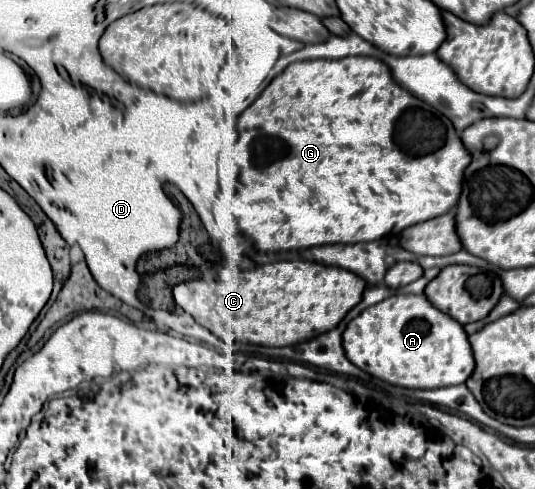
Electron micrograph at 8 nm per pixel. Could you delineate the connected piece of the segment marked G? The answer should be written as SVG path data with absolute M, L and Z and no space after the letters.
M345 57L341 61L301 61L291 63L281 75L277 75L269 87L261 93L261 97L241 113L239 117L239 147L249 149L249 167L241 169L241 187L233 199L231 213L239 225L239 231L253 241L259 251L287 251L287 249L307 249L315 245L329 243L361 243L375 241L392 231L403 231L415 223L429 221L433 217L445 215L457 205L461 193L463 171L471 163L471 155L461 143L455 127L447 117L435 111L431 105L417 99L413 93L407 93L395 79L391 77L389 67L375 57Z

